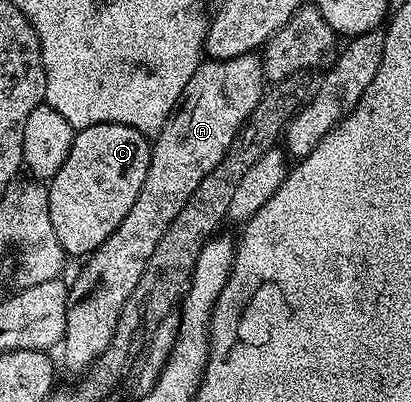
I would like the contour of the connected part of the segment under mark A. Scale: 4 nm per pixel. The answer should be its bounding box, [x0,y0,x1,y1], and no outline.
[61,54,265,376]

